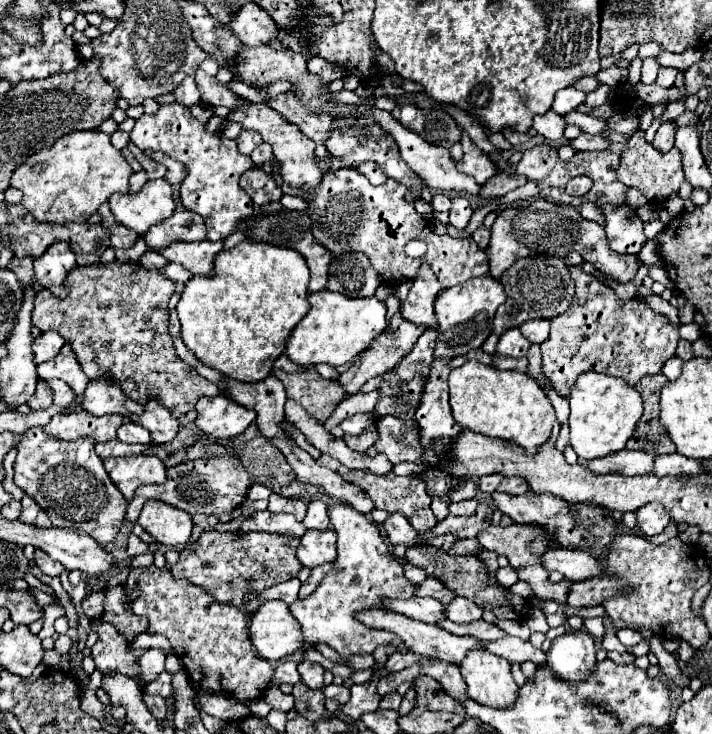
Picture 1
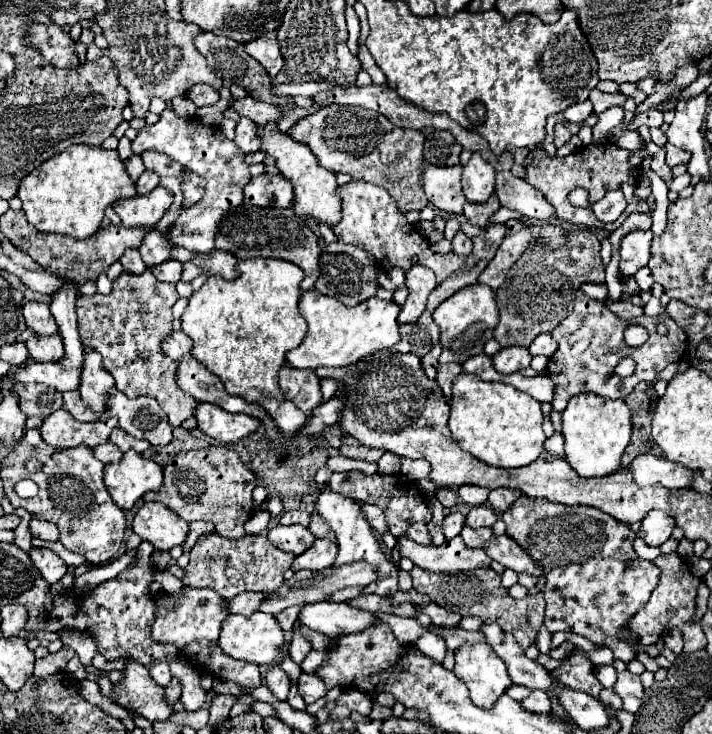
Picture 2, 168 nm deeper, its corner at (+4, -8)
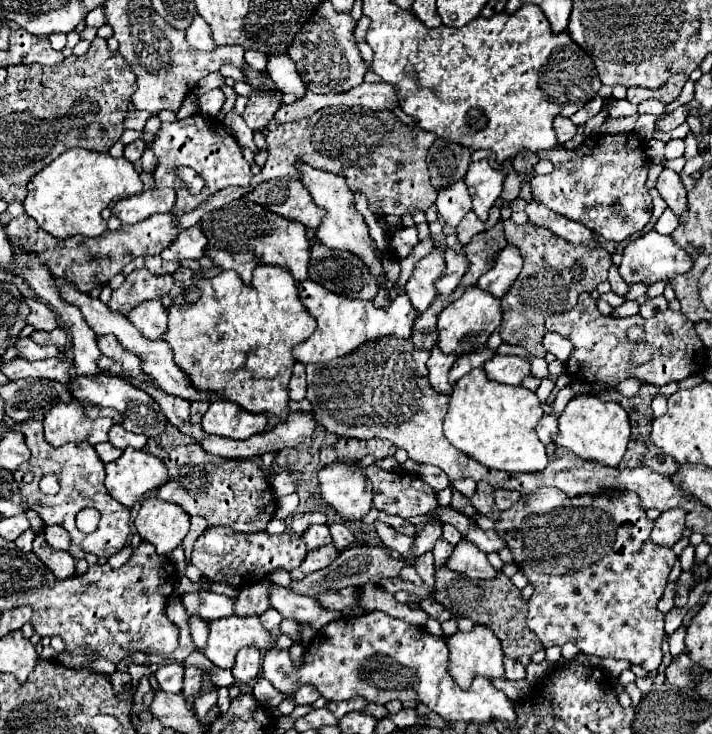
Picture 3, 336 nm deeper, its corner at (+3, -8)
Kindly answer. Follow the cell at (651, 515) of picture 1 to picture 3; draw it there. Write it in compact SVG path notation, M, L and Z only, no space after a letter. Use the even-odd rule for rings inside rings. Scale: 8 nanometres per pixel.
M673 508L663 512L653 526L651 540L659 546L673 546L681 536L685 528L685 510L683 508Z

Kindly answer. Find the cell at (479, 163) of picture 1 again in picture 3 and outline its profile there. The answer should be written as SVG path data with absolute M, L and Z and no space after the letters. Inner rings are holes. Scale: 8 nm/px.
M477 160L469 164L465 184L469 188L469 194L473 198L473 212L487 220L487 212L493 206L493 202L501 194L501 182L505 180L505 172L493 168L487 160Z

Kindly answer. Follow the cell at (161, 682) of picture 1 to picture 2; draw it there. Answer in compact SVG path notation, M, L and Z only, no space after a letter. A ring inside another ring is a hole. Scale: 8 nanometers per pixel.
M174 678L172 684L166 688L166 700L168 700L170 704L174 704L174 702L180 700L180 694L182 694L182 684L180 684L178 678Z

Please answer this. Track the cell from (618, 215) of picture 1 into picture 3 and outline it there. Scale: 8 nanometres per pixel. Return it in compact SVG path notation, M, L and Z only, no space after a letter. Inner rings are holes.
M647 232L635 240L631 240L625 250L623 250L623 262L619 266L619 274L627 284L635 284L635 282L657 282L657 280L667 280L673 278L677 274L689 272L689 268L693 266L693 262L689 260L689 256L669 238L663 234Z

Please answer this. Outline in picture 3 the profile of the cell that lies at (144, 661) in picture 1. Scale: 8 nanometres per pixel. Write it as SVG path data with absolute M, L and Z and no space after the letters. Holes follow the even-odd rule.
M167 662L167 664L161 664L155 672L155 678L159 682L159 686L165 690L165 692L173 692L173 694L179 694L181 692L181 686L183 686L183 666L179 662Z

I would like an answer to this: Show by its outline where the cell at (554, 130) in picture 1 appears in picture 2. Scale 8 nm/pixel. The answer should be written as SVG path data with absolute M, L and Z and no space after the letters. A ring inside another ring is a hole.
M556 122L556 126L554 126L554 144L560 148L570 140L570 136L572 136L572 132L562 122Z

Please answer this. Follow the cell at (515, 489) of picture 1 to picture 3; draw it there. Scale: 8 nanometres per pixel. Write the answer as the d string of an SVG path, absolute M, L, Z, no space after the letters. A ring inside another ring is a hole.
M495 490L495 504L503 512L503 510L509 510L519 500L519 496L521 494L515 490Z

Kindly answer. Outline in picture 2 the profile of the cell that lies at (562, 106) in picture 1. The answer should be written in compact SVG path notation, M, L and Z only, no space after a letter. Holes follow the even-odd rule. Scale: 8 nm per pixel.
M586 100L586 102L576 102L574 106L570 106L570 108L564 112L564 118L566 118L568 122L572 122L572 124L580 124L580 122L584 122L590 114L592 114L592 104L590 104L590 100Z

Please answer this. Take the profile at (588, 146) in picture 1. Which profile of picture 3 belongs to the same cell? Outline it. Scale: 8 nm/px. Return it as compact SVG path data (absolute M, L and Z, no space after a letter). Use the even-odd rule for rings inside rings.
M665 210L665 212L661 214L661 218L657 220L657 224L655 224L655 230L657 230L659 234L671 234L671 232L677 228L677 224L679 224L679 218L677 218L673 212Z

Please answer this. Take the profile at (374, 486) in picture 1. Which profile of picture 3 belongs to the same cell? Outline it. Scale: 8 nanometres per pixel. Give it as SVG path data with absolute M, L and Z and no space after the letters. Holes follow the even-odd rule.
M367 466L365 474L373 486L373 504L385 514L413 518L437 508L433 488L405 470L385 472L377 466Z

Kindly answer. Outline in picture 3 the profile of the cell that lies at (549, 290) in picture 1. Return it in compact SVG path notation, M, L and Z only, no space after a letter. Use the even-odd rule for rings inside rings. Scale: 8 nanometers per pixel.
M505 220L505 236L509 244L515 244L523 256L523 270L513 282L509 292L501 298L503 322L499 334L503 342L517 344L525 348L531 356L545 358L545 348L541 338L545 334L545 316L553 312L569 310L577 304L581 292L591 292L599 282L607 280L607 270L611 266L611 254L605 248L585 248L585 244L569 244L561 236L553 236L547 228L537 224L515 224Z

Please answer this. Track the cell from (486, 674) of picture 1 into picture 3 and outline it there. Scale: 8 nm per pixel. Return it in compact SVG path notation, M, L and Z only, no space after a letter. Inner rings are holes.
M475 626L471 632L457 632L447 640L449 648L449 674L461 688L469 688L477 676L487 680L503 678L503 650L499 638L487 626Z

